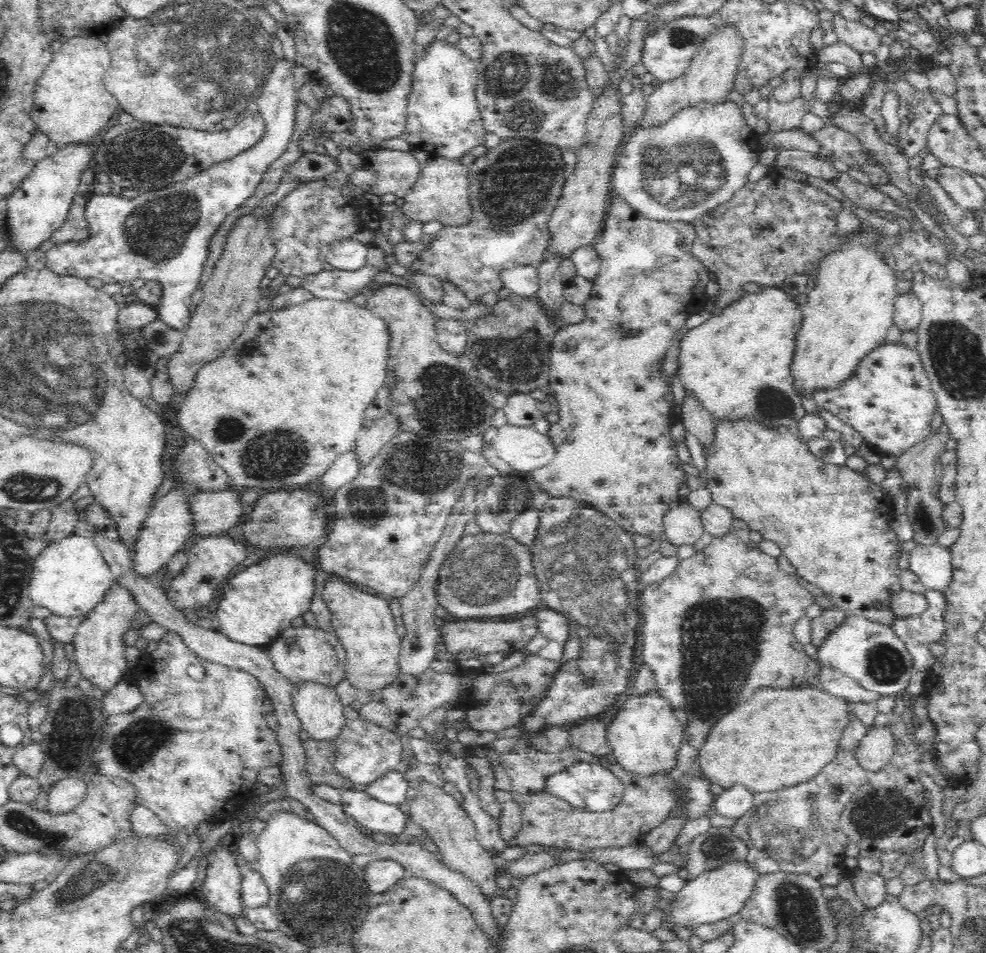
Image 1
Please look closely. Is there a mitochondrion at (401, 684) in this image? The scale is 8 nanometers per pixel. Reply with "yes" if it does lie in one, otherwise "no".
no

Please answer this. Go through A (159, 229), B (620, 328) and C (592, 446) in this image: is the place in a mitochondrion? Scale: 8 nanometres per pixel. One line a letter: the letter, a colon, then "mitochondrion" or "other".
A: mitochondrion
B: mitochondrion
C: other

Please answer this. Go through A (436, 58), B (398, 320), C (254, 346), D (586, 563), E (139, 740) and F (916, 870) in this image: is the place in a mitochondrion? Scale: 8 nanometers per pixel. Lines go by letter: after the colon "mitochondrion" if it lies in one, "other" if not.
A: other
B: other
C: mitochondrion
D: mitochondrion
E: mitochondrion
F: other

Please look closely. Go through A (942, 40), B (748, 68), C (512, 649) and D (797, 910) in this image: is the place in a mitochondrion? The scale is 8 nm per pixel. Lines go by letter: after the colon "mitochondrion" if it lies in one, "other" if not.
A: other
B: other
C: other
D: mitochondrion

